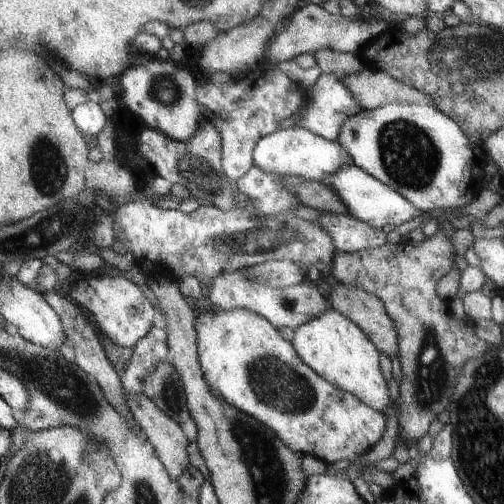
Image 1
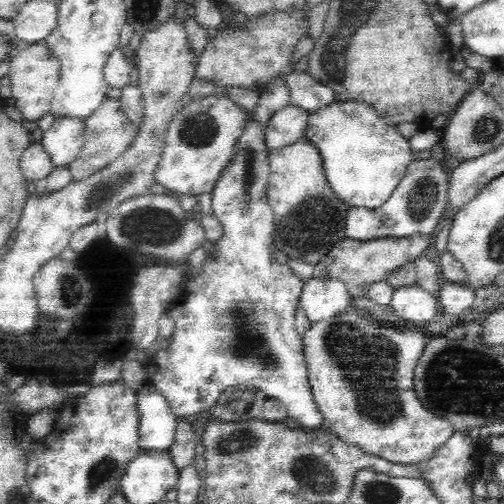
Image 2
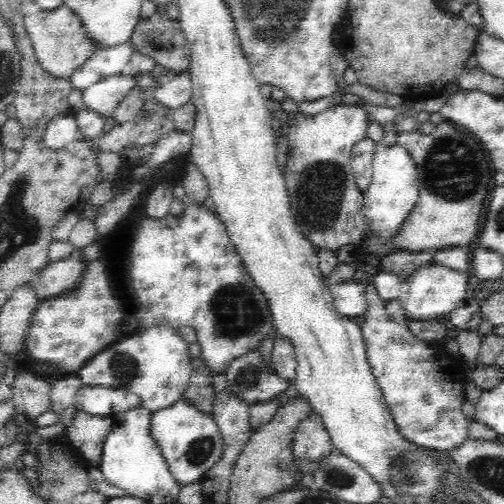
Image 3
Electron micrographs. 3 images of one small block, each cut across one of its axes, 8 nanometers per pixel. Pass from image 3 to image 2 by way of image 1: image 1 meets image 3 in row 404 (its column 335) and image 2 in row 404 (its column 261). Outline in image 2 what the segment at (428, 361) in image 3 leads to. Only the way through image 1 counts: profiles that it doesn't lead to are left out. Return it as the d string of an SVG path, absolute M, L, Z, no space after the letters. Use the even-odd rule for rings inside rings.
M354 310L342 312L328 320L310 322L302 332L302 354L308 370L308 384L322 414L322 428L328 428L340 442L360 448L366 456L382 458L384 462L400 466L418 466L434 458L442 446L456 434L450 420L430 414L424 404L418 402L414 392L414 368L428 344L418 330L398 332L386 328L370 318L354 314Z

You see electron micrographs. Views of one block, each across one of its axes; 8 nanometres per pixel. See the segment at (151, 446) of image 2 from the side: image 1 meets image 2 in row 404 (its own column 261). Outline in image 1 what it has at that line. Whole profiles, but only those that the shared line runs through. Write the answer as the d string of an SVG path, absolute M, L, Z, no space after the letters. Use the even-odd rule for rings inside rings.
M303 126L279 130L277 134L265 136L257 148L255 148L255 166L261 166L263 170L271 174L281 176L301 176L315 182L325 182L327 178L339 174L345 166L353 166L353 156L341 146L341 142L331 142L319 134L313 134L311 130Z

